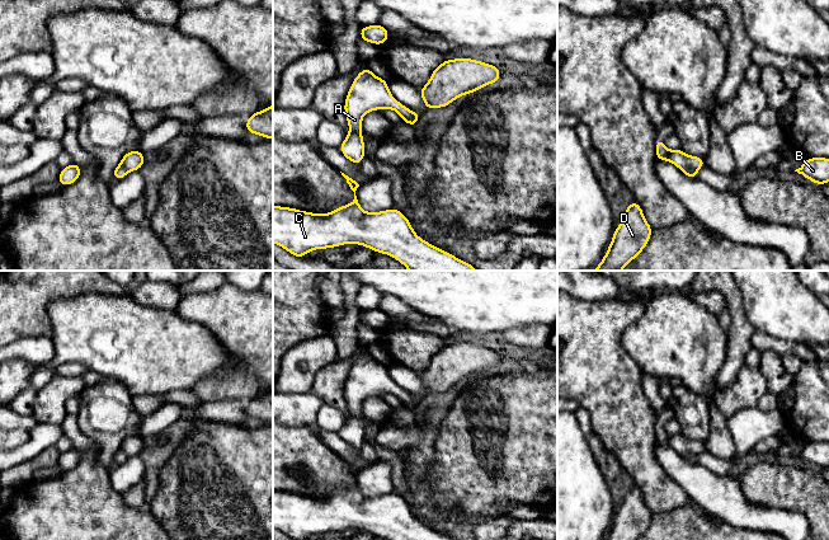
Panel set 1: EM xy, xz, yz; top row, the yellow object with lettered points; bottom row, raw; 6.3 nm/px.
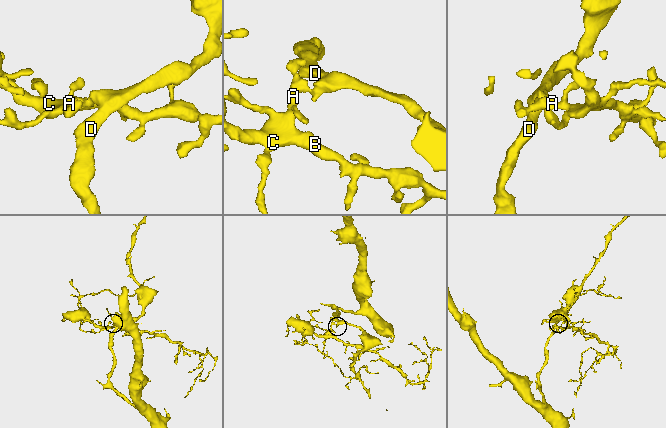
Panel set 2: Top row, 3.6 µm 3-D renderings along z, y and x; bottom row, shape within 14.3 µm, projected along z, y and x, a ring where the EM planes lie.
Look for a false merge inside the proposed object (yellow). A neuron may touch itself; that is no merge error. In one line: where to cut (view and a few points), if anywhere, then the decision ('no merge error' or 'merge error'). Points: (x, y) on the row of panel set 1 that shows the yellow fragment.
cut yz (682, 169), (696, 172); merge error

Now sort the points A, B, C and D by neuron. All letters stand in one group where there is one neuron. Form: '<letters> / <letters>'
A B C / D

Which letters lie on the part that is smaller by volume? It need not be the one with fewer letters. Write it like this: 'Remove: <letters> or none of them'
Remove: A, B, C

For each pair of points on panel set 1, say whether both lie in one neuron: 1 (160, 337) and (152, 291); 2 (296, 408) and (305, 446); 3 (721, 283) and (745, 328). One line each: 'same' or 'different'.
1: different
2: different
3: same

